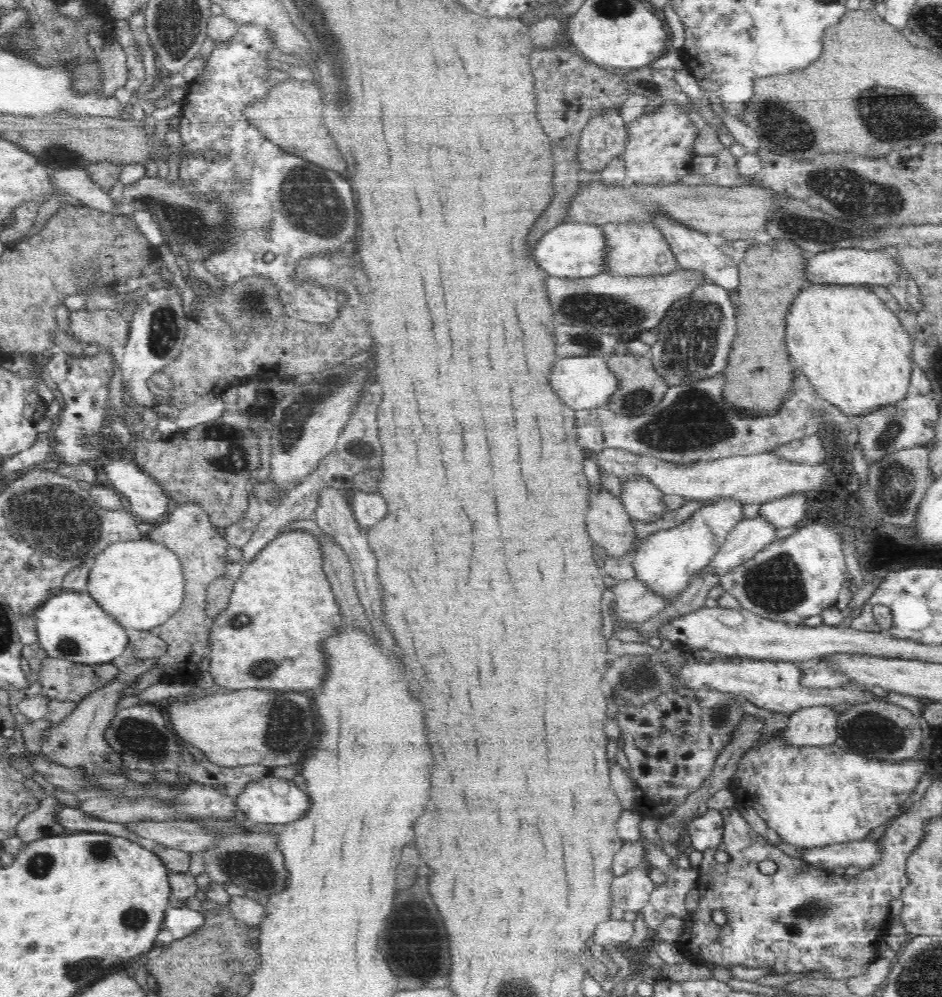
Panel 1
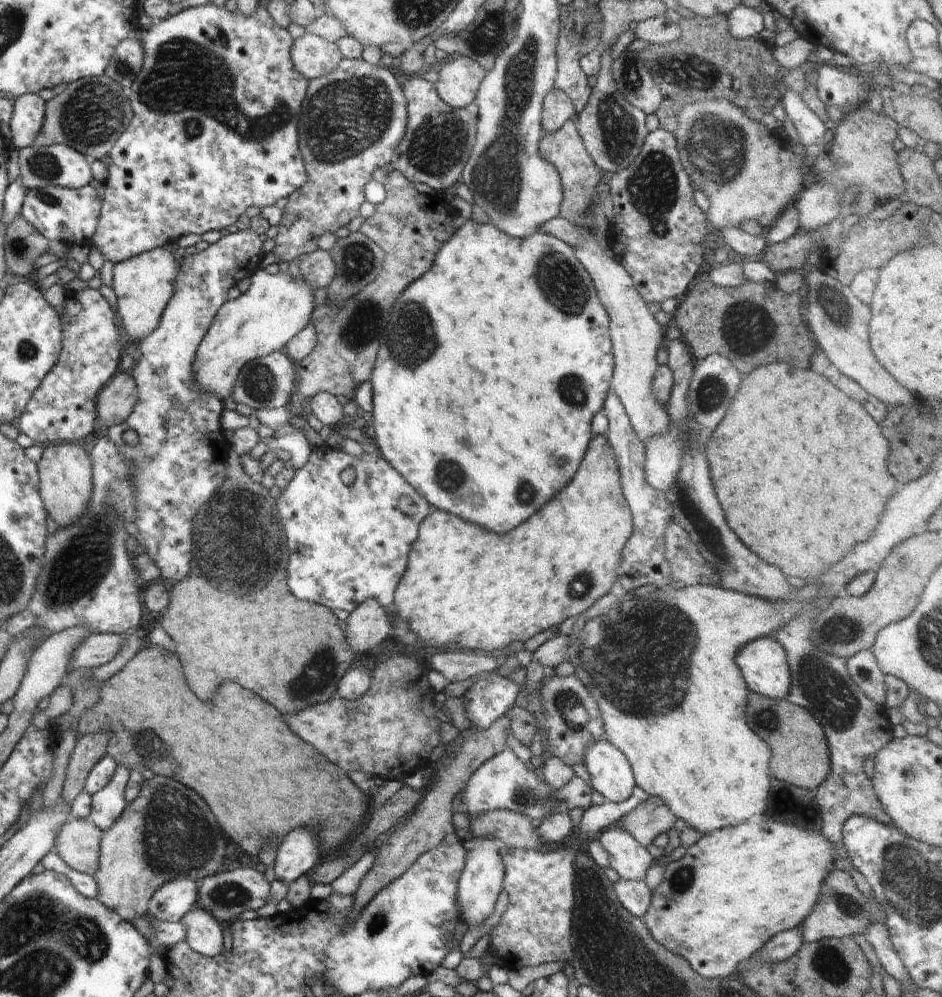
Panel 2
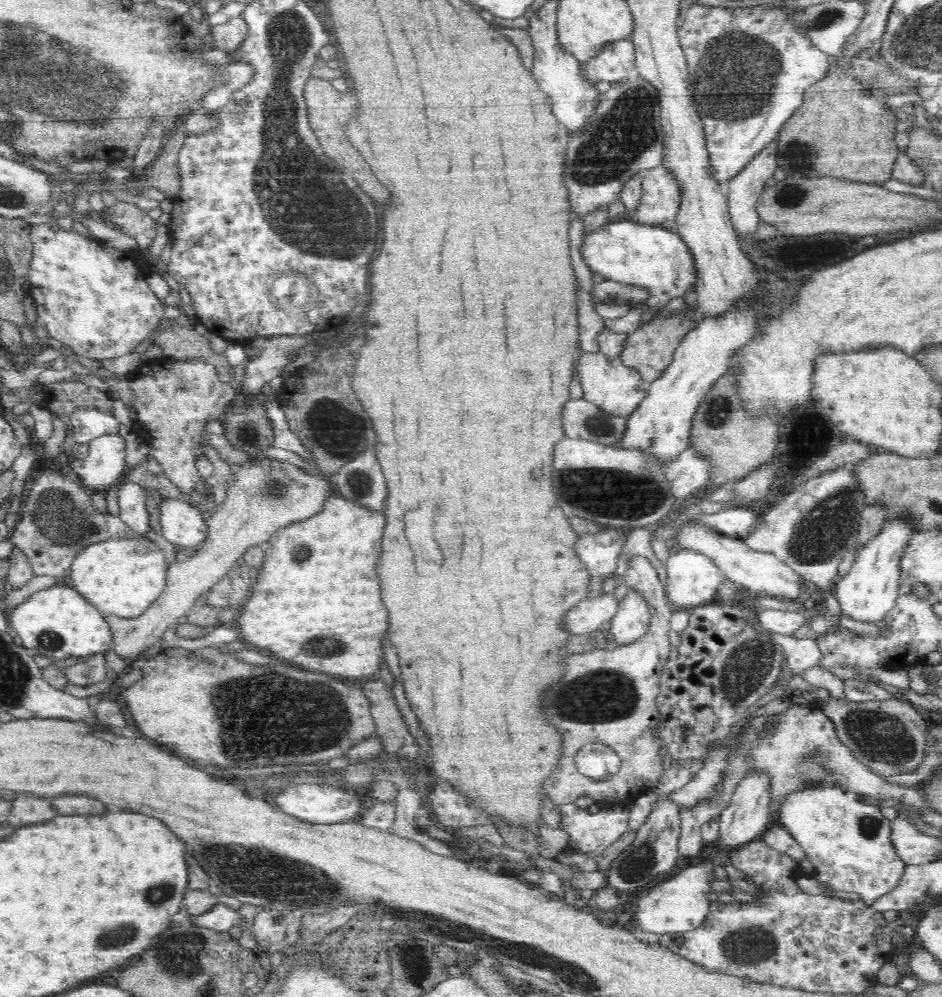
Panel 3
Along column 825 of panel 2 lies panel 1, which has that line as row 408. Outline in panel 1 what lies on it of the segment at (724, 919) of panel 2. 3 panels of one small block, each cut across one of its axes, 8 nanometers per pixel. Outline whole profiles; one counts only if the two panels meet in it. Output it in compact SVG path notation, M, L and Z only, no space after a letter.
M808 284L794 299L786 316L785 339L798 371L812 384L816 395L850 417L863 417L909 396L913 360L910 335L900 319L870 288L840 284Z

